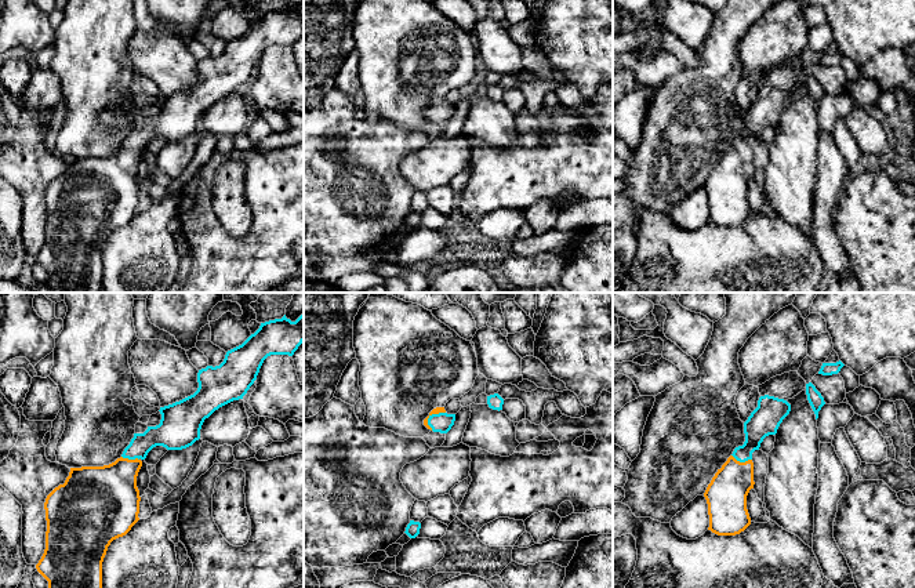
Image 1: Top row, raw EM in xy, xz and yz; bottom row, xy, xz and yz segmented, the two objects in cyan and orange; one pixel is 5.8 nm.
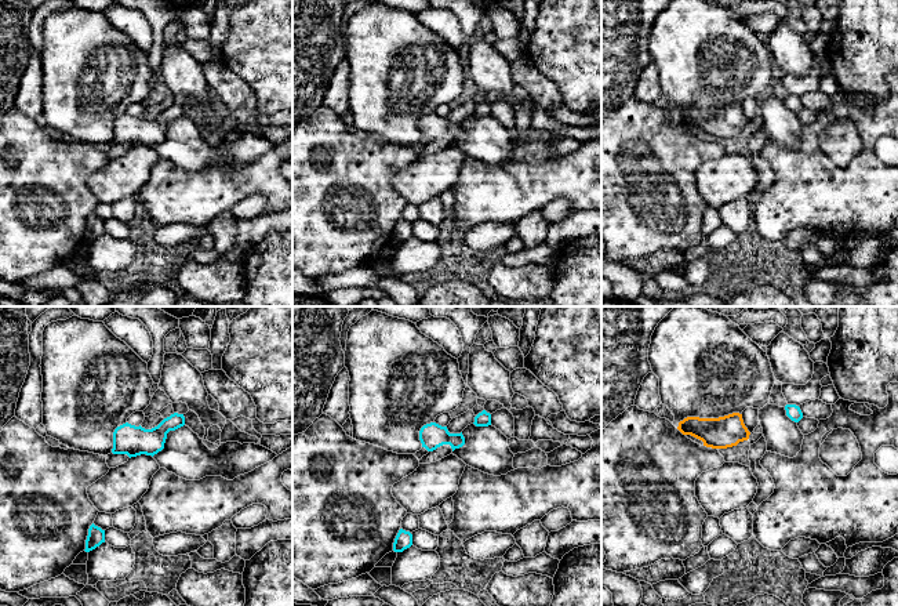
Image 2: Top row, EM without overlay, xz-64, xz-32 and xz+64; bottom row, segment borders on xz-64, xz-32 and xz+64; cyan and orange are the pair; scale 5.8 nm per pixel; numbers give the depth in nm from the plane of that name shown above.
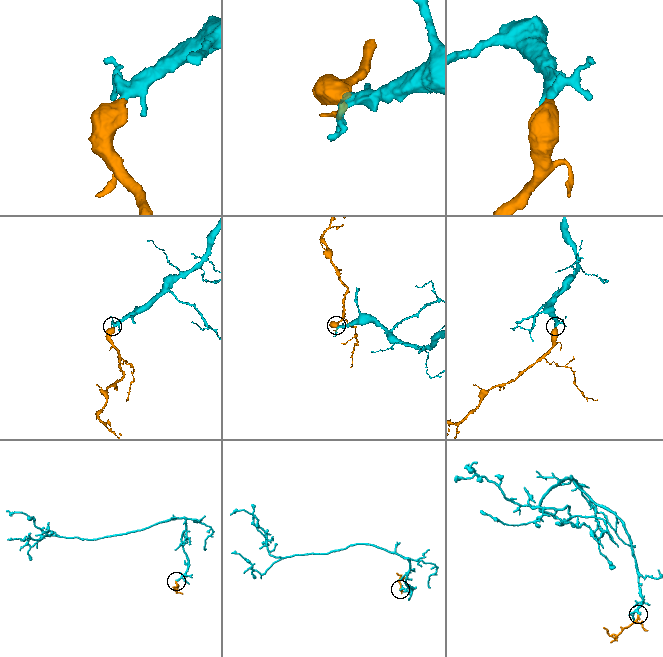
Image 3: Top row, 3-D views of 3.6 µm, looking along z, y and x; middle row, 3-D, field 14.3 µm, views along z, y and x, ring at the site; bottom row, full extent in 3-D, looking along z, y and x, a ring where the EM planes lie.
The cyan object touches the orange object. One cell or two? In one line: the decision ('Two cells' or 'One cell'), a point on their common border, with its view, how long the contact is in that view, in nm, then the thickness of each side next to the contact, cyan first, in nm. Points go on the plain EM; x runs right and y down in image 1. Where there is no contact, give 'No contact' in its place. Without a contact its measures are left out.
One cell. Touches cyan at xz (431, 106). Shared border 140 nm. Thickness 120 nm (cyan) against 40 nm

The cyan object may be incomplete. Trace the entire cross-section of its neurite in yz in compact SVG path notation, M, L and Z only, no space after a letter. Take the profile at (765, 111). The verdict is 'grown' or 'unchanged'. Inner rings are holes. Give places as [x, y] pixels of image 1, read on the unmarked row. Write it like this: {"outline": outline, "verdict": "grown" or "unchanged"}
{"outline": "M760 87L758 98L744 113L745 133L715 164L704 188L708 195L709 218L718 226L736 226L751 215L747 186L754 179L752 144L769 126L776 126L791 95L774 87Z", "verdict": "grown"}

